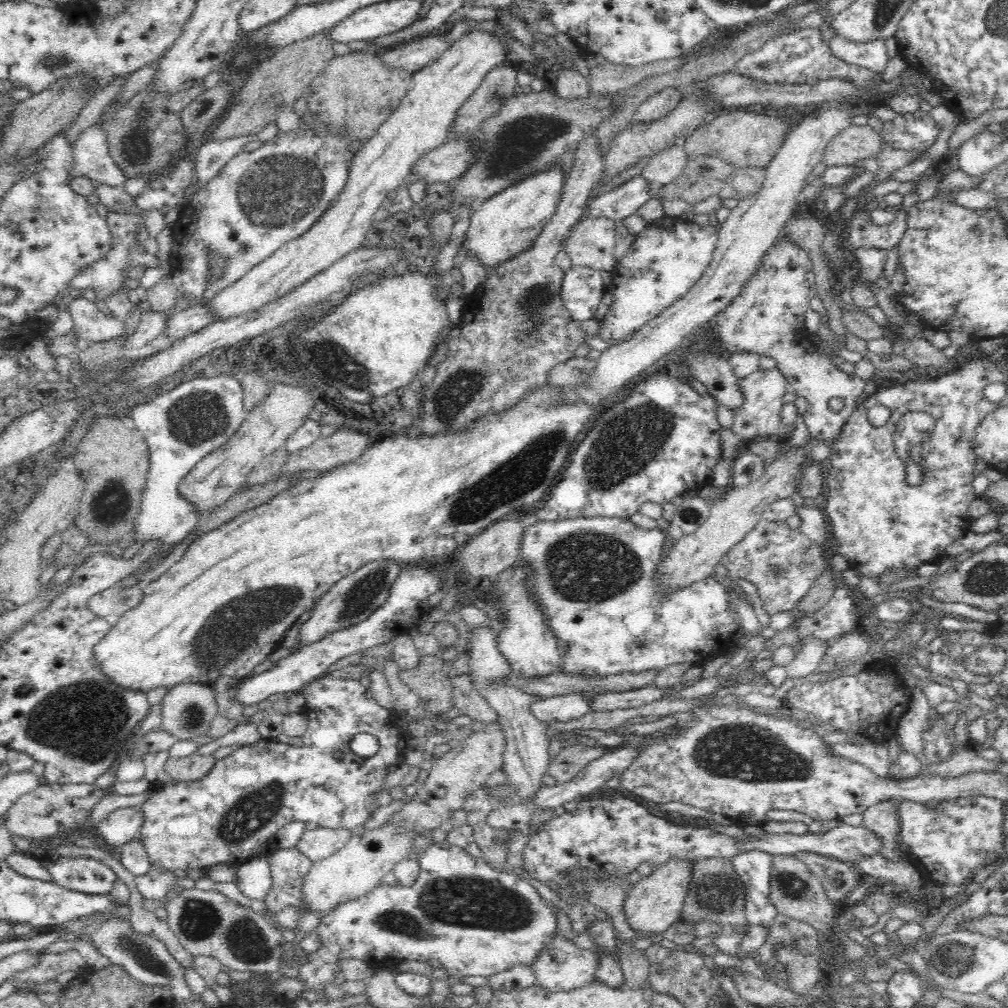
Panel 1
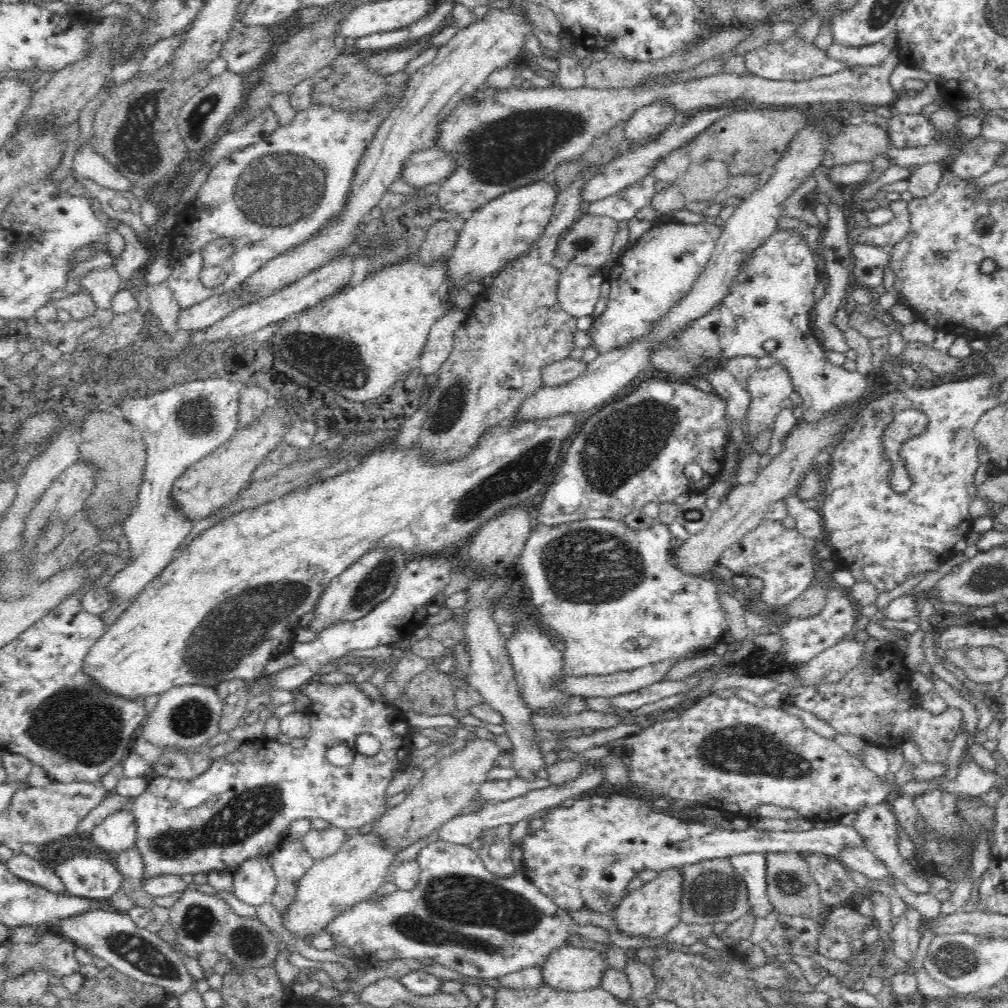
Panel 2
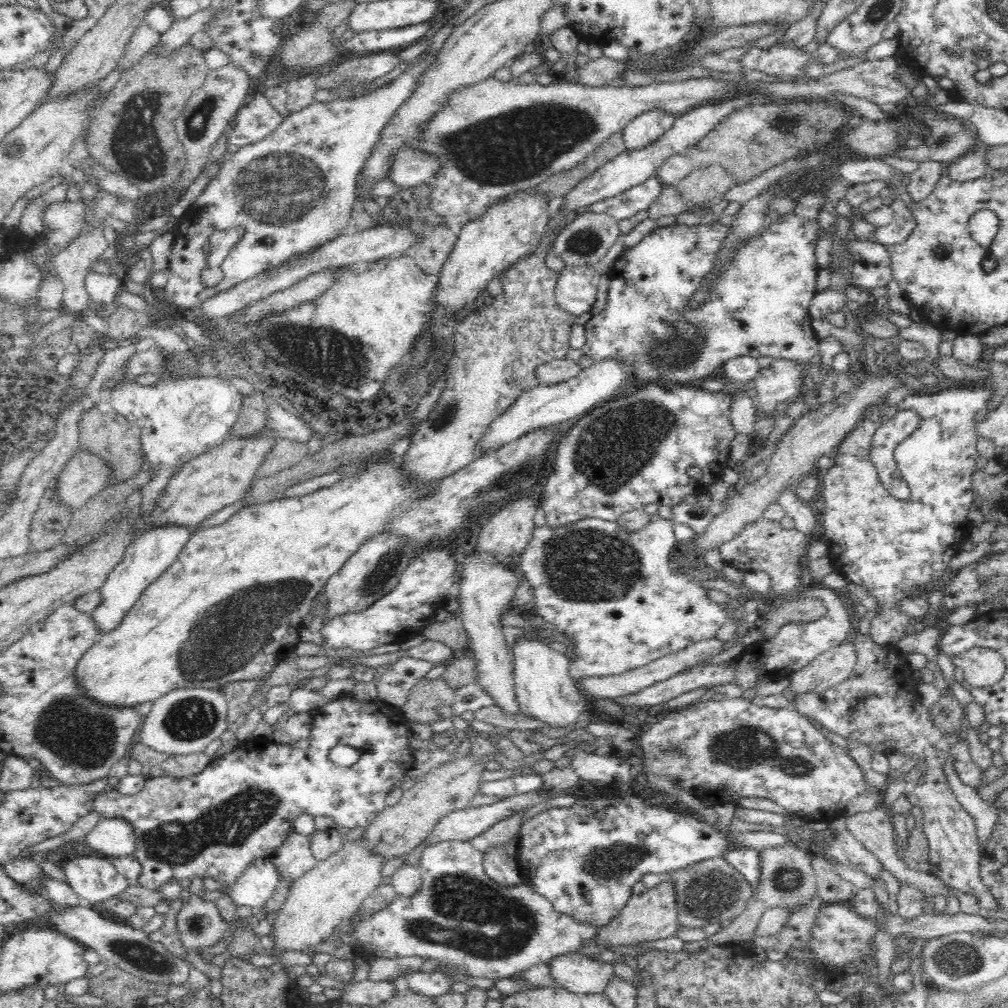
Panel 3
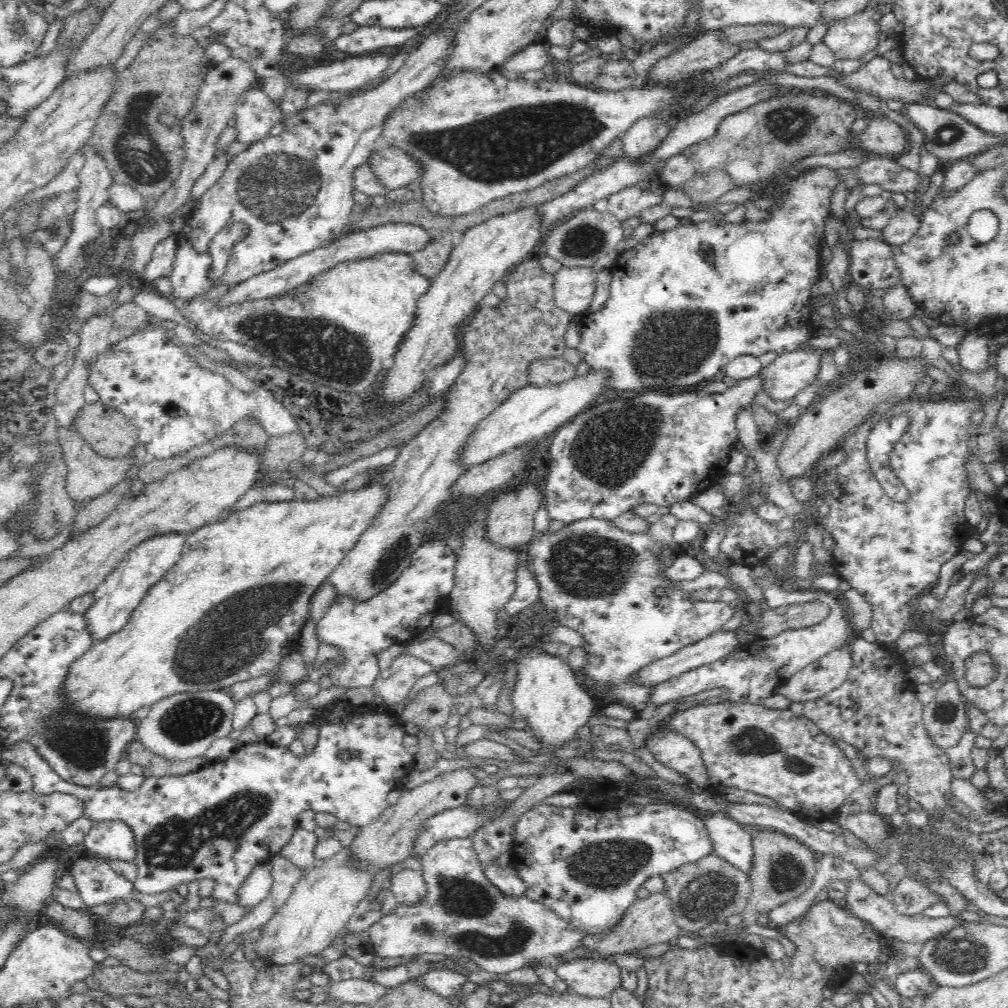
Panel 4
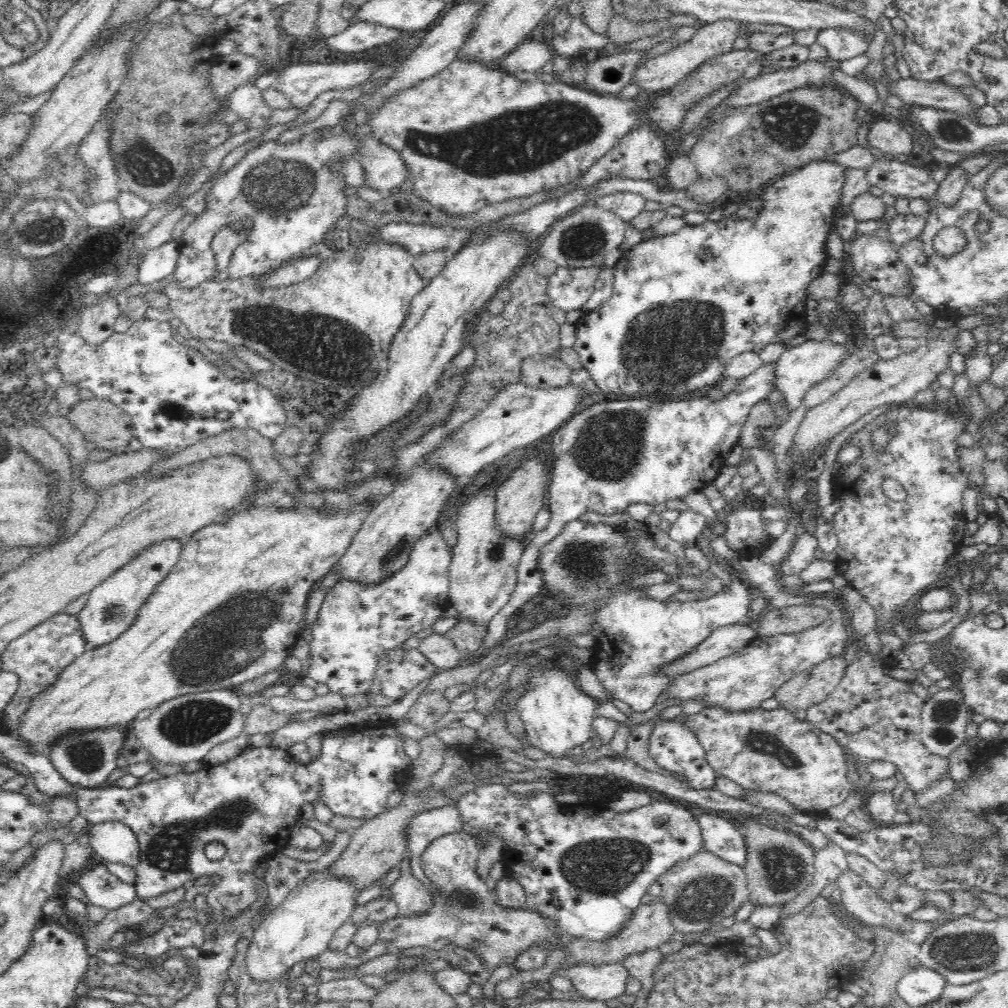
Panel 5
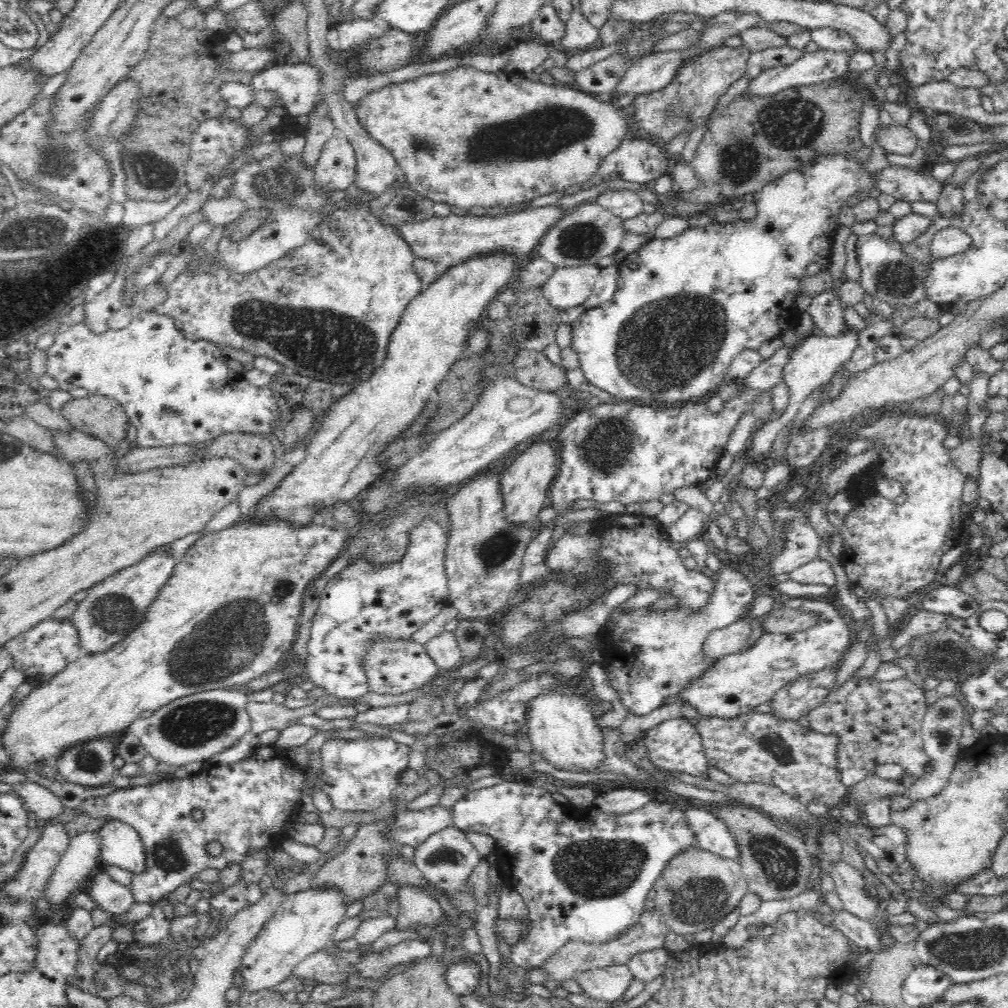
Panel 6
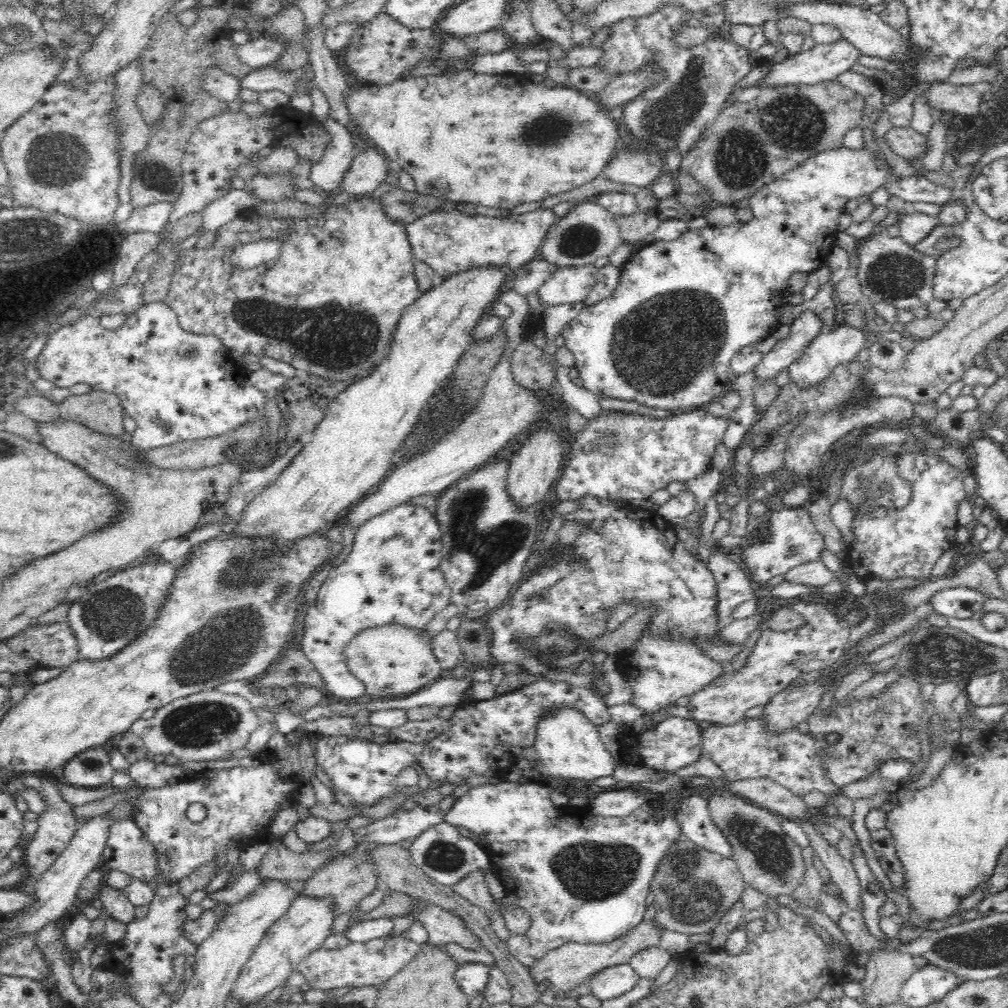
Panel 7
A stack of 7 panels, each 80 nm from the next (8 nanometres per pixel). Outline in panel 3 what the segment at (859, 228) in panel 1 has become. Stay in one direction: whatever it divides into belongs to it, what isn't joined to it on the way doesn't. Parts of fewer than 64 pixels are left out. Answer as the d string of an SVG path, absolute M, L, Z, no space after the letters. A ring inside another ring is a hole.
M899 198L892 202L895 218L886 226L880 227L869 239L885 246L904 242L916 226L914 215L909 207Z

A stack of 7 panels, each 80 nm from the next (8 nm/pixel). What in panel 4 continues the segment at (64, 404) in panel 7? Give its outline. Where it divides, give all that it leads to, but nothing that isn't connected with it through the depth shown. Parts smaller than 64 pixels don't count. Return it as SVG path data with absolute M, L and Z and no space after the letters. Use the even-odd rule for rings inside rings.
M100 400L86 404L74 420L77 433L103 457L131 456L139 442L138 427Z

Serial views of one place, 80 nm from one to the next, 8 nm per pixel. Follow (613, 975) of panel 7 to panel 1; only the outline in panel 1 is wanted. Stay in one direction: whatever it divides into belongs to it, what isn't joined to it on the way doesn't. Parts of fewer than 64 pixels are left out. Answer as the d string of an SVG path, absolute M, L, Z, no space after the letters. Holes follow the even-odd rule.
M554 933L549 941L545 942L542 950L530 964L537 985L550 992L567 991L583 987L592 979L596 979L595 968L598 968L597 955L590 949L580 949L572 941L568 941L562 934Z

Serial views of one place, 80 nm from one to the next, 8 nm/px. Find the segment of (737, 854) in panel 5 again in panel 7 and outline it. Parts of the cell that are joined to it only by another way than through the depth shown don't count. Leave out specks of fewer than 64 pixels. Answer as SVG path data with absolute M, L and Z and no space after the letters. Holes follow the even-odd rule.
M700 793L685 794L680 810L676 811L674 817L680 823L683 838L724 858L732 858L732 847L712 821L706 796Z

